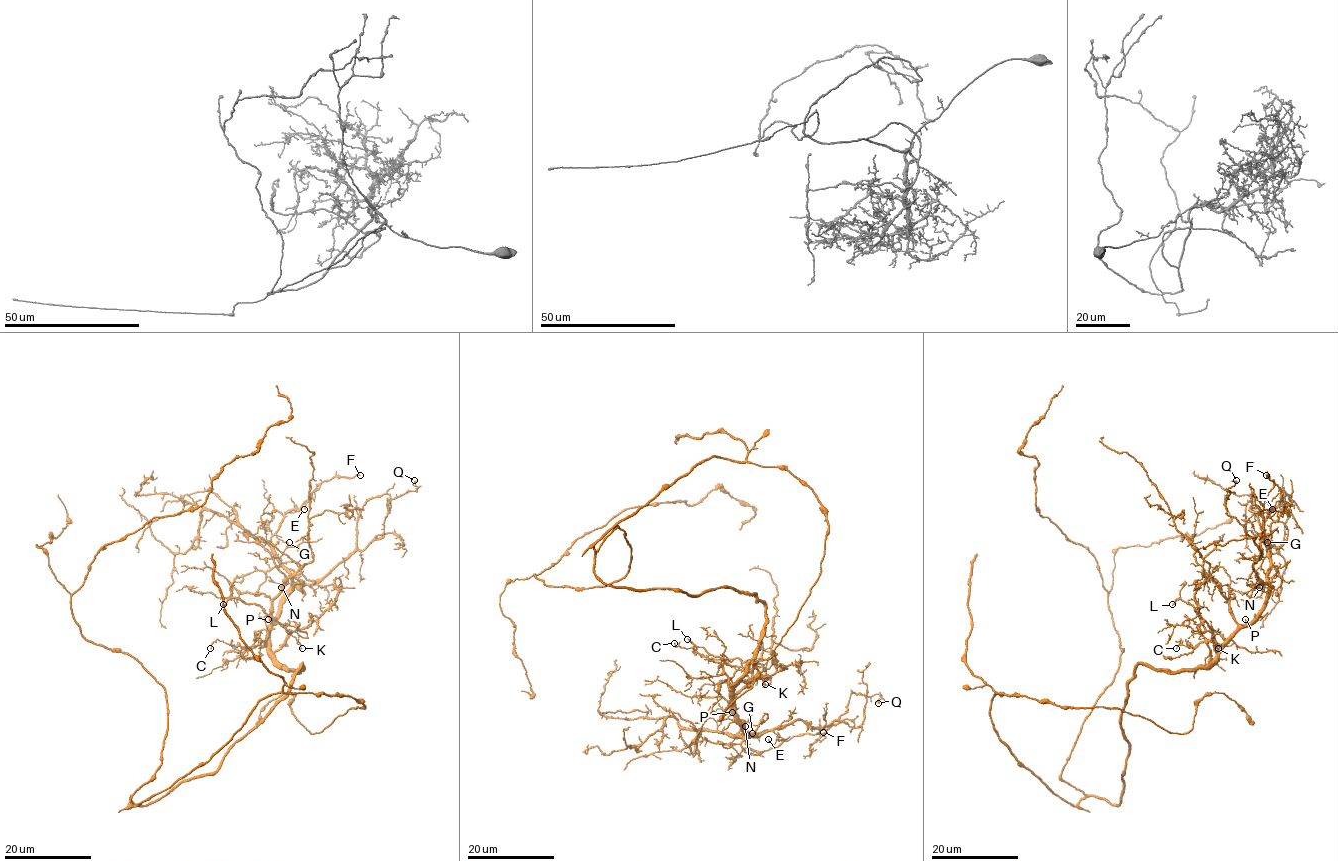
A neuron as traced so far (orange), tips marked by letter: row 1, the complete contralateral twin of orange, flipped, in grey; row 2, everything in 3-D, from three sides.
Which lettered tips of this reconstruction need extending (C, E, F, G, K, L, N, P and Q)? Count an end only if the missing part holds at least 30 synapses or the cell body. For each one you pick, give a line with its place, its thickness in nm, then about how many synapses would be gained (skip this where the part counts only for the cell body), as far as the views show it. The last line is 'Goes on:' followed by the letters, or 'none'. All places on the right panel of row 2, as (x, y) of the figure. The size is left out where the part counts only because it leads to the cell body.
Goes on: none

